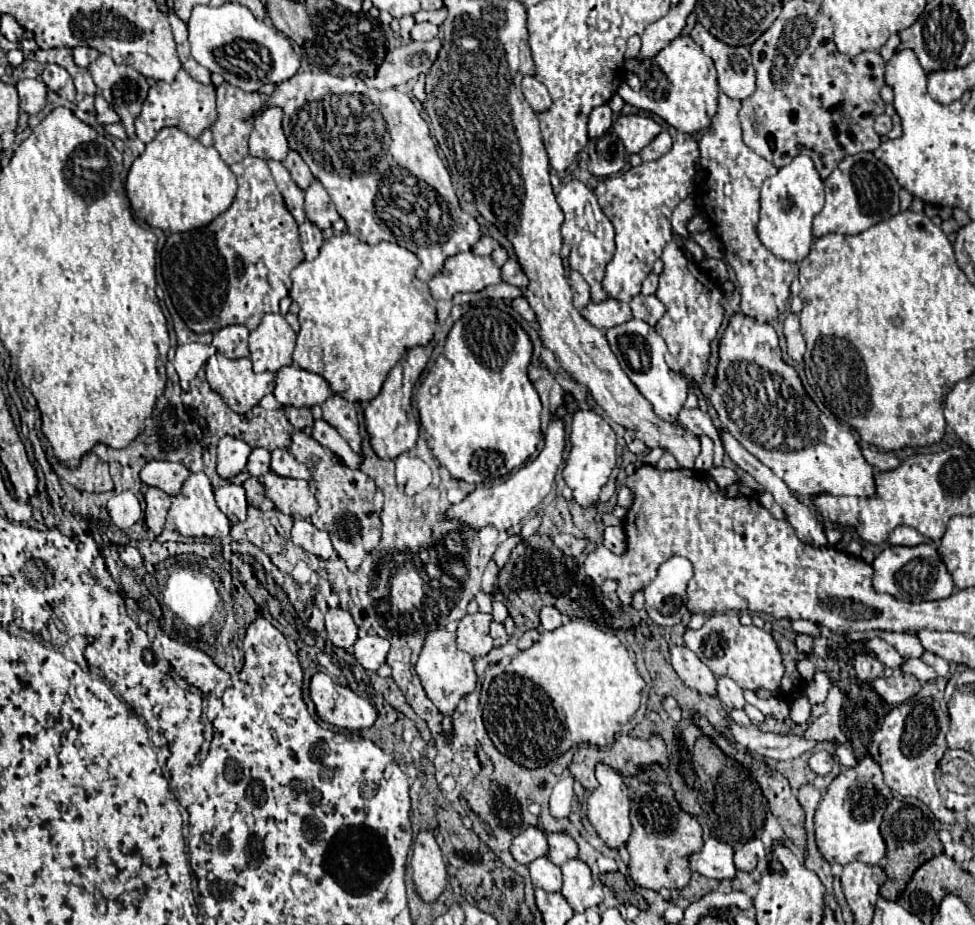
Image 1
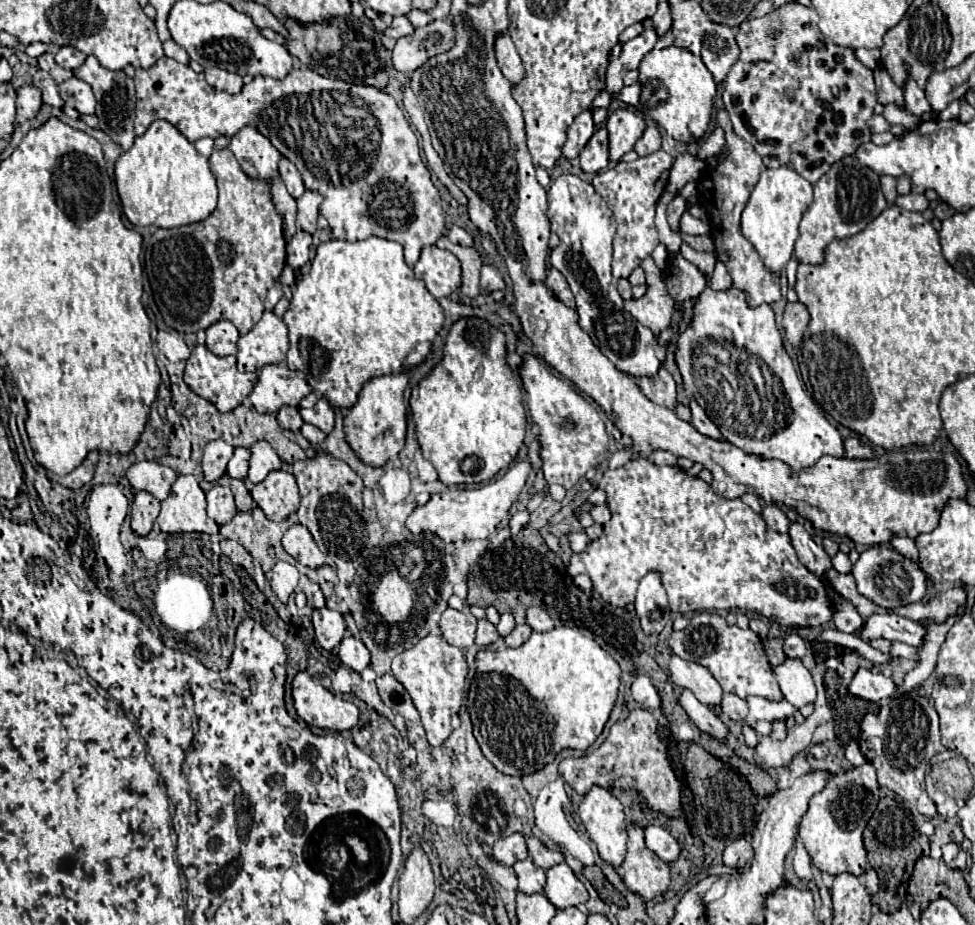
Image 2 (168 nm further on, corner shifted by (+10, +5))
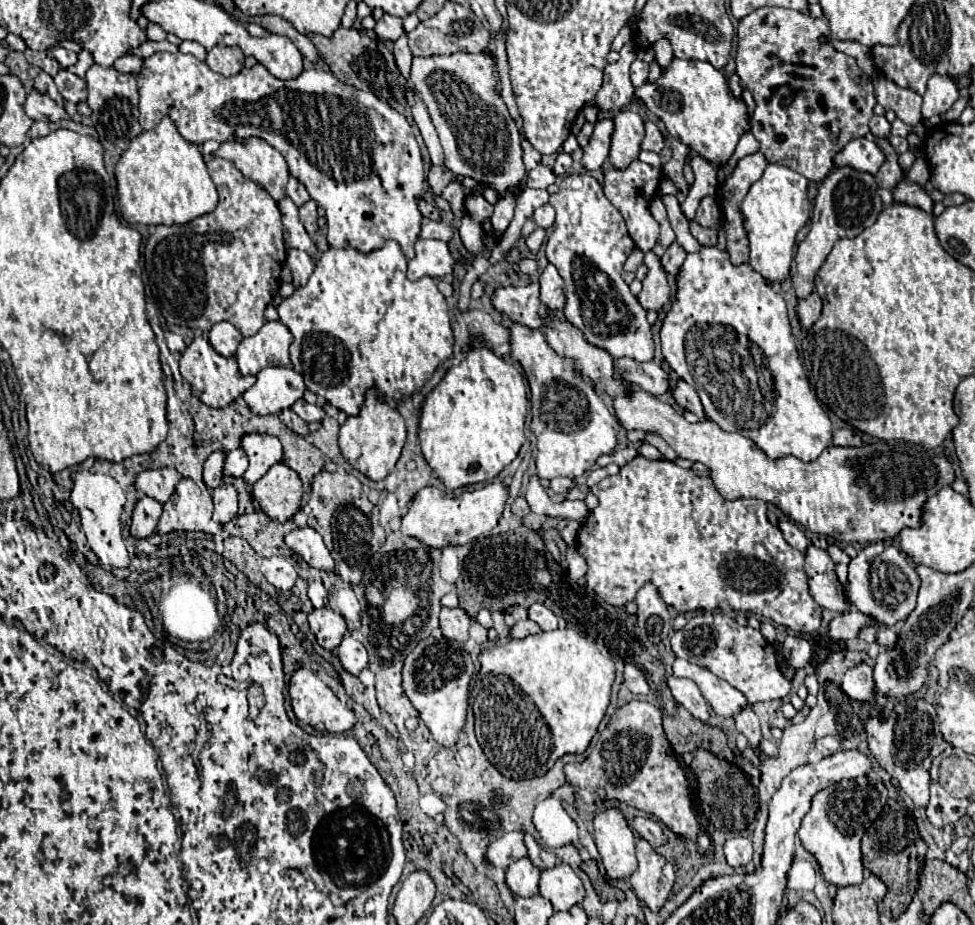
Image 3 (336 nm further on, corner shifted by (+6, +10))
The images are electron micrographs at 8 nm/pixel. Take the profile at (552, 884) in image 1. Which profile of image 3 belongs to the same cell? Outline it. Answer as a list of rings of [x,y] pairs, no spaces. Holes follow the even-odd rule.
[[[520,858],[506,868],[506,884],[514,896],[522,898],[536,896],[538,880],[540,880],[540,870],[528,858]]]

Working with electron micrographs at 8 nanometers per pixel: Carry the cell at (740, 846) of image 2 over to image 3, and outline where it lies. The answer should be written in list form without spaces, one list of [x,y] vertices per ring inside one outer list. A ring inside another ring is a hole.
[[[738,835],[732,840],[728,840],[724,844],[724,854],[726,854],[726,862],[732,868],[740,868],[746,866],[752,860],[753,847],[750,838]]]

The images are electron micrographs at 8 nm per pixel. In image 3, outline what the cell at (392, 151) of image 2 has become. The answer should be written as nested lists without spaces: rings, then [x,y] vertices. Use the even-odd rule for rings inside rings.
[[[156,52],[146,58],[138,74],[138,92],[138,120],[144,131],[152,130],[166,114],[174,120],[182,138],[196,146],[206,140],[226,142],[258,136],[276,148],[284,156],[290,174],[302,182],[310,198],[326,210],[330,248],[372,252],[382,248],[386,240],[396,240],[404,256],[408,260],[414,258],[414,242],[418,240],[422,222],[416,198],[422,196],[426,182],[420,148],[406,118],[372,92],[348,86],[324,70],[304,70],[298,78],[282,82],[260,62],[252,68],[242,68],[236,76],[222,76],[212,72],[206,62],[180,52]]]

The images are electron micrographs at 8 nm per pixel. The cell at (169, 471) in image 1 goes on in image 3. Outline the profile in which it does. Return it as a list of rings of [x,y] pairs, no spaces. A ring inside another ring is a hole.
[[[158,468],[158,470],[144,470],[136,478],[136,488],[146,496],[166,504],[170,500],[176,484],[182,480],[174,468]]]

